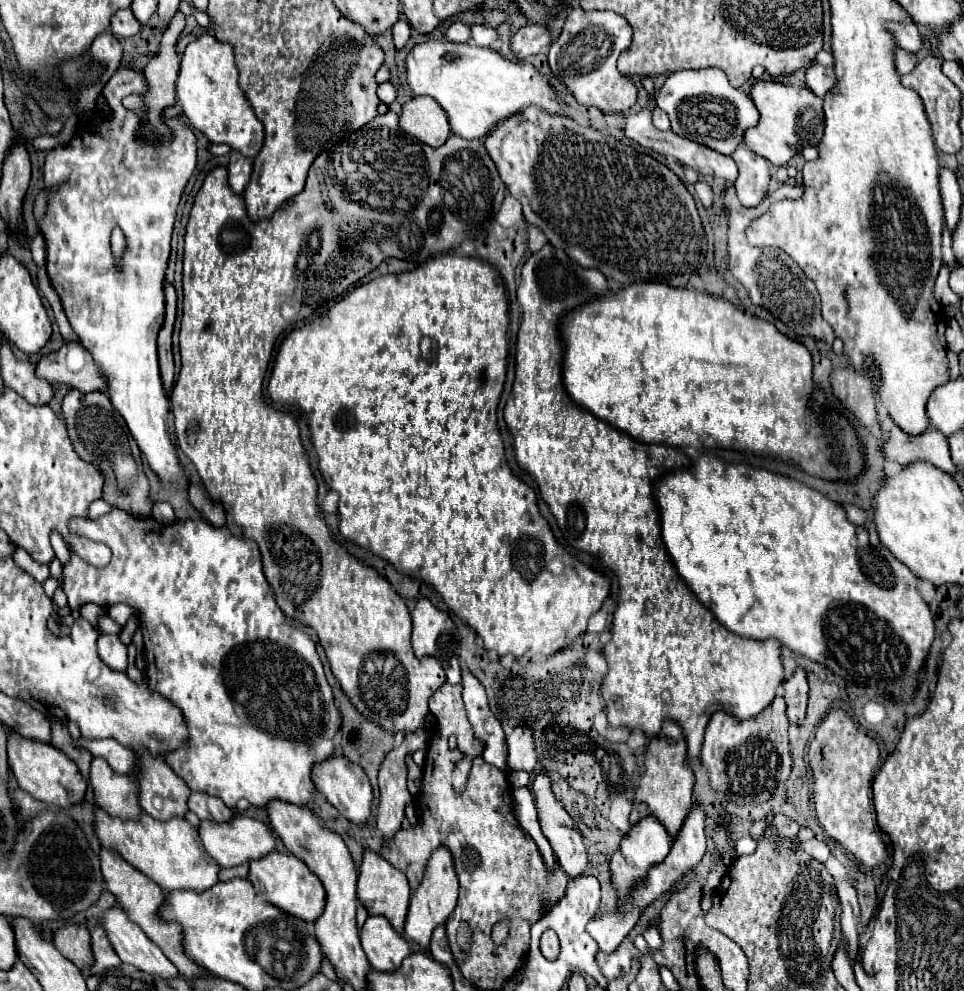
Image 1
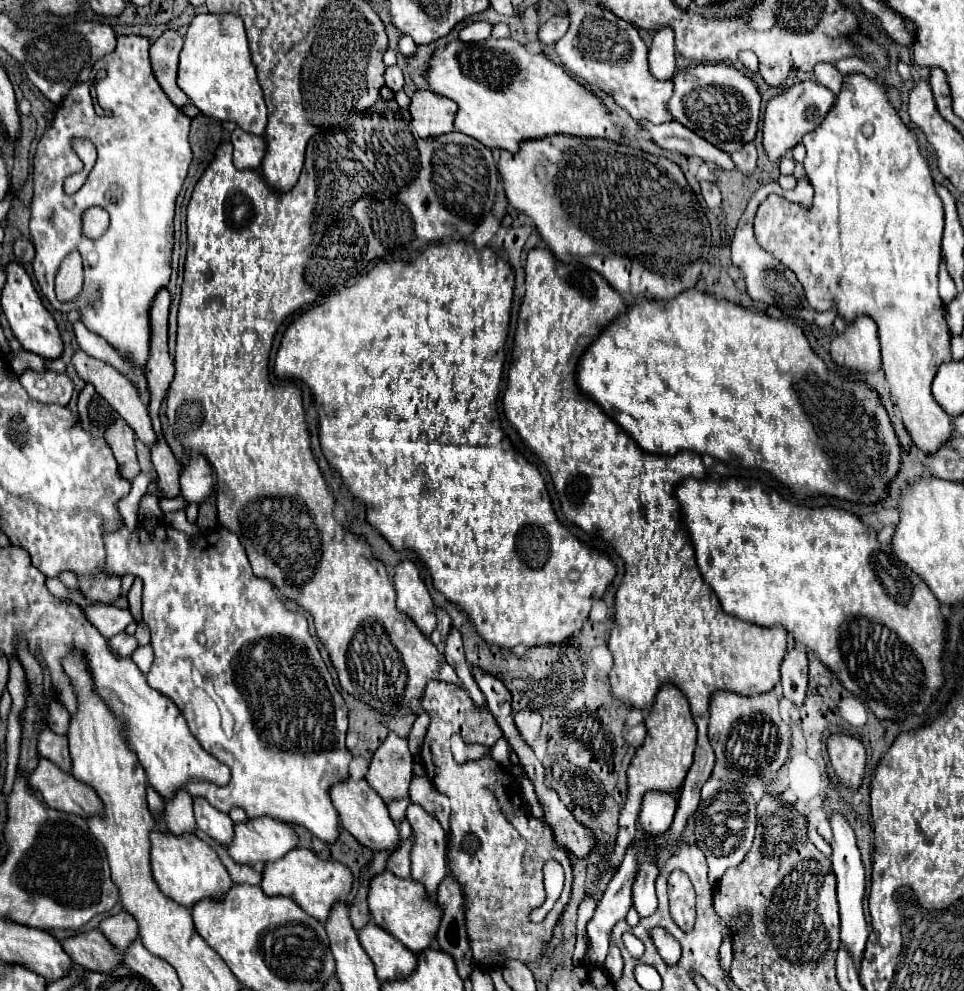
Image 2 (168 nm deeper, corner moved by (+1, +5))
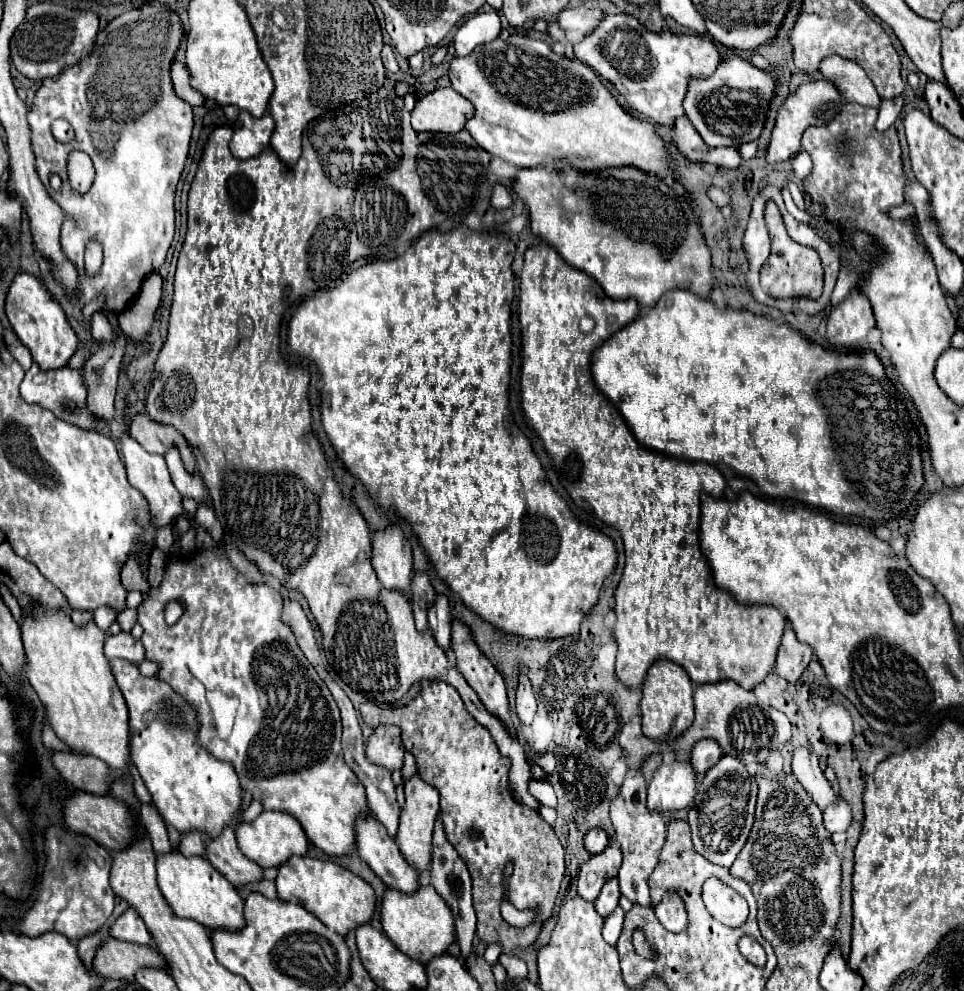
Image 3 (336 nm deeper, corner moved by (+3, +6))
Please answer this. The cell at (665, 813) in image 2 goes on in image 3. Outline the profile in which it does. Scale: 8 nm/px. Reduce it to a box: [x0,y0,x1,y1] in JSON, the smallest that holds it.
[647,760,697,812]

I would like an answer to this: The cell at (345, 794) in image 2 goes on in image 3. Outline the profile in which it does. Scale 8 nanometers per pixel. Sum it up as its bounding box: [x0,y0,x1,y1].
[357,816,419,894]

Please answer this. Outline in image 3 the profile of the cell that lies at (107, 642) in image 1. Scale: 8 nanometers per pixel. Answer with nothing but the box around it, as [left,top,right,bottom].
[105,632,145,664]

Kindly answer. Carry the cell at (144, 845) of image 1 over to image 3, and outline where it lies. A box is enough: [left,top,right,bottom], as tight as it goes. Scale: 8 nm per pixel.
[157,852,245,932]

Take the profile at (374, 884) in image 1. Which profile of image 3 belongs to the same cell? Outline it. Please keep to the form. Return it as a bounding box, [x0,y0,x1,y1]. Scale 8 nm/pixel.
[381,884,455,964]

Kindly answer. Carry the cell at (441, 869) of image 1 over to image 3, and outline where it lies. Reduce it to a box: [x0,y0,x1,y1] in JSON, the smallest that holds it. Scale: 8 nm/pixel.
[397,774,439,870]

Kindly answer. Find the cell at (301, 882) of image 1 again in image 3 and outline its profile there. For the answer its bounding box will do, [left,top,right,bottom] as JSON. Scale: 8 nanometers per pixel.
[275,858,375,936]

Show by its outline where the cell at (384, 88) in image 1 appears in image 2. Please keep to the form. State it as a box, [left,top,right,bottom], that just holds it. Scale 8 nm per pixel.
[385,65,403,93]

